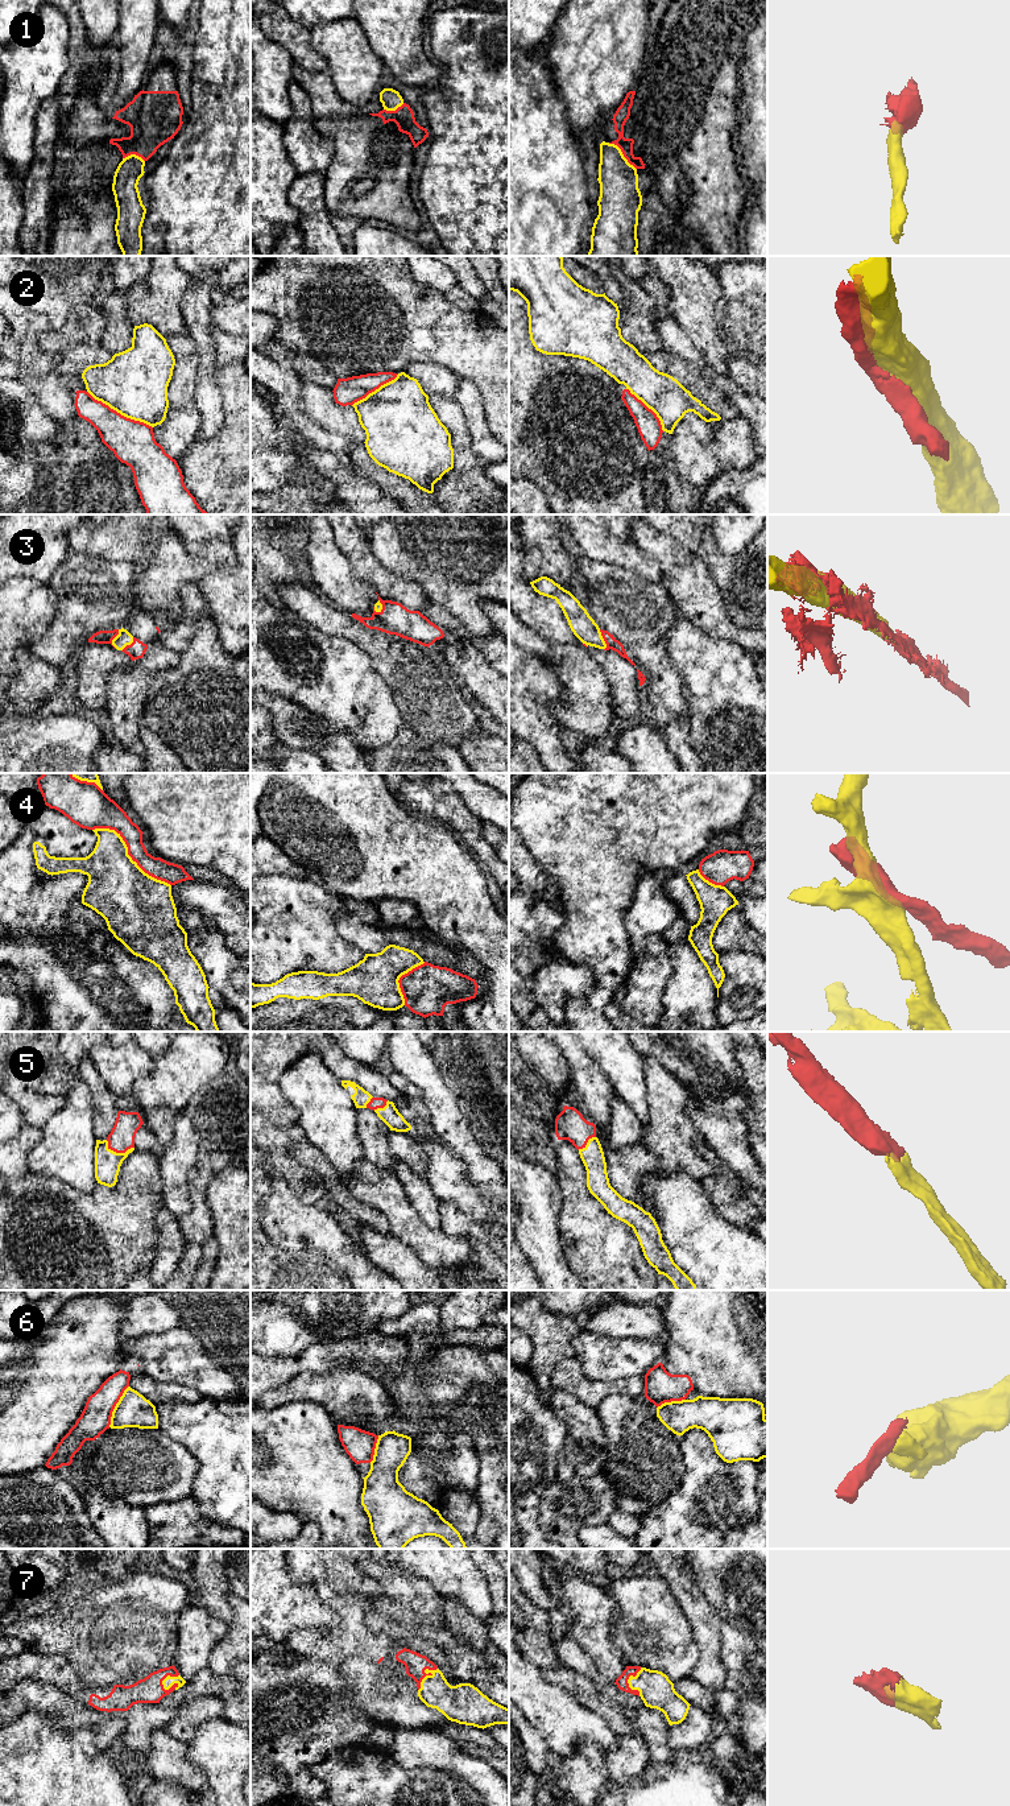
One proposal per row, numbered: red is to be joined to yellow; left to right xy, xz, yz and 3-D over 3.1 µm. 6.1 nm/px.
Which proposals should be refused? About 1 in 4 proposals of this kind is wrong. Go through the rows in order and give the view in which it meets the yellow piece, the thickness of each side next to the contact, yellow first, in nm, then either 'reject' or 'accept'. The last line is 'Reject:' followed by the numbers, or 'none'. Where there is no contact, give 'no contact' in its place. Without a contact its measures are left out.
1: meets yellow in yz; 240 nm thick on the yellow side, 90 nm on the other; accept
2: meets yellow in xy; 400 nm thick on the yellow side, 260 nm on the other; reject
3: meets yellow in yz; 150 nm thick on the yellow side, 70 nm on the other; accept
4: meets yellow in xy; 380 nm thick on the yellow side, 150 nm on the other; reject
5: meets yellow in xy; 160 nm thick on the yellow side, 160 nm on the other; accept
6: meets yellow in xy; 200 nm thick on the yellow side, 190 nm on the other; reject
7: meets yellow in xy; 70 nm thick on the yellow side, 160 nm on the other; accept
Reject: 2, 4, 6

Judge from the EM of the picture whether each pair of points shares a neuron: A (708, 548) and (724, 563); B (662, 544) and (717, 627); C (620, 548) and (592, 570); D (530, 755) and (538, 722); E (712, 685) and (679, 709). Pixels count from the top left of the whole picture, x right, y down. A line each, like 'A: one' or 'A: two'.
A: one
B: one
C: two
D: two
E: two

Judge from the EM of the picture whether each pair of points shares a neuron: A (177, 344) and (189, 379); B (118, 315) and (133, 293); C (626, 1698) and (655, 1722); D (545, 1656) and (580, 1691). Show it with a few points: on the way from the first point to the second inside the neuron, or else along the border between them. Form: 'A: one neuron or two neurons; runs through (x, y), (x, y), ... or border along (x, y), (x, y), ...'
A: one neuron; runs through (185, 352), (186, 371)
B: one neuron; runs through (118, 310), (128, 298)
C: two neurons; border along (630, 1705), (636, 1707), (644, 1706)
D: two neurons; border along (562, 1665), (554, 1669), (543, 1669)

